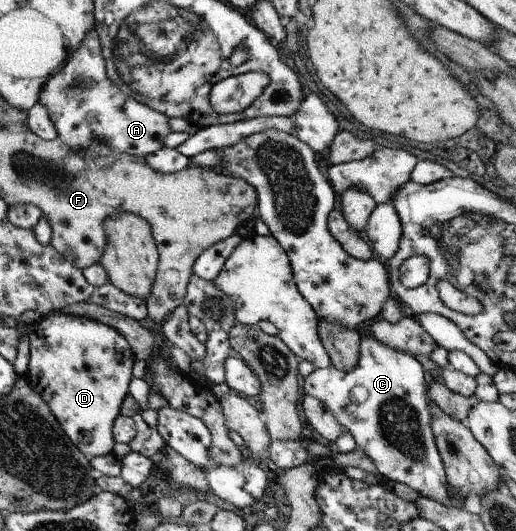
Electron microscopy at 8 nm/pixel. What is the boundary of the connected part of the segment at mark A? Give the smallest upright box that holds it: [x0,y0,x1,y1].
[38,29,170,158]

